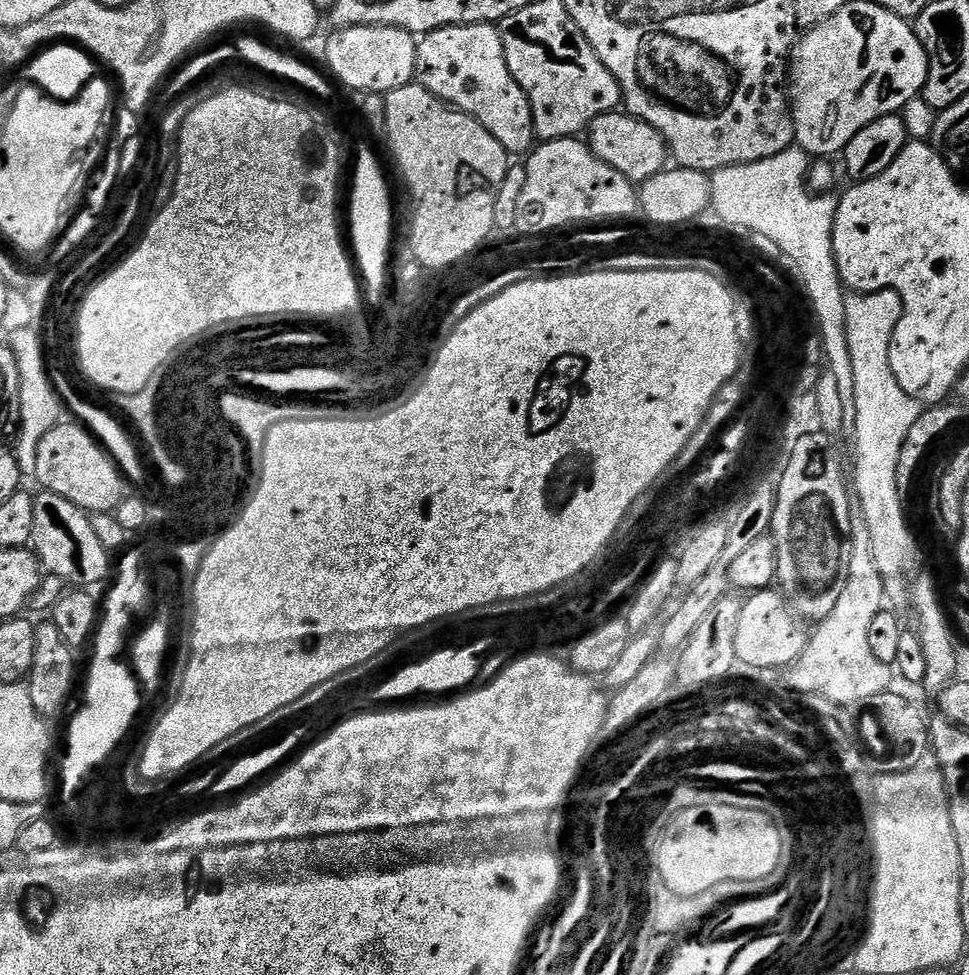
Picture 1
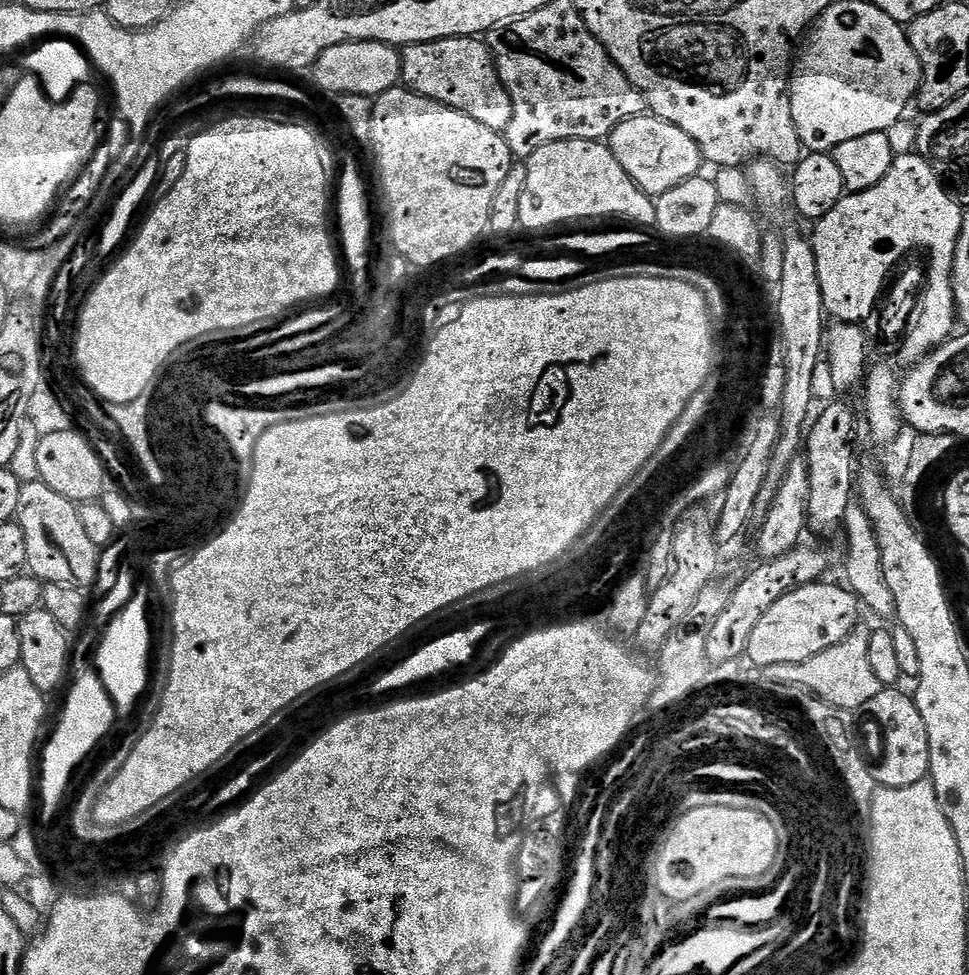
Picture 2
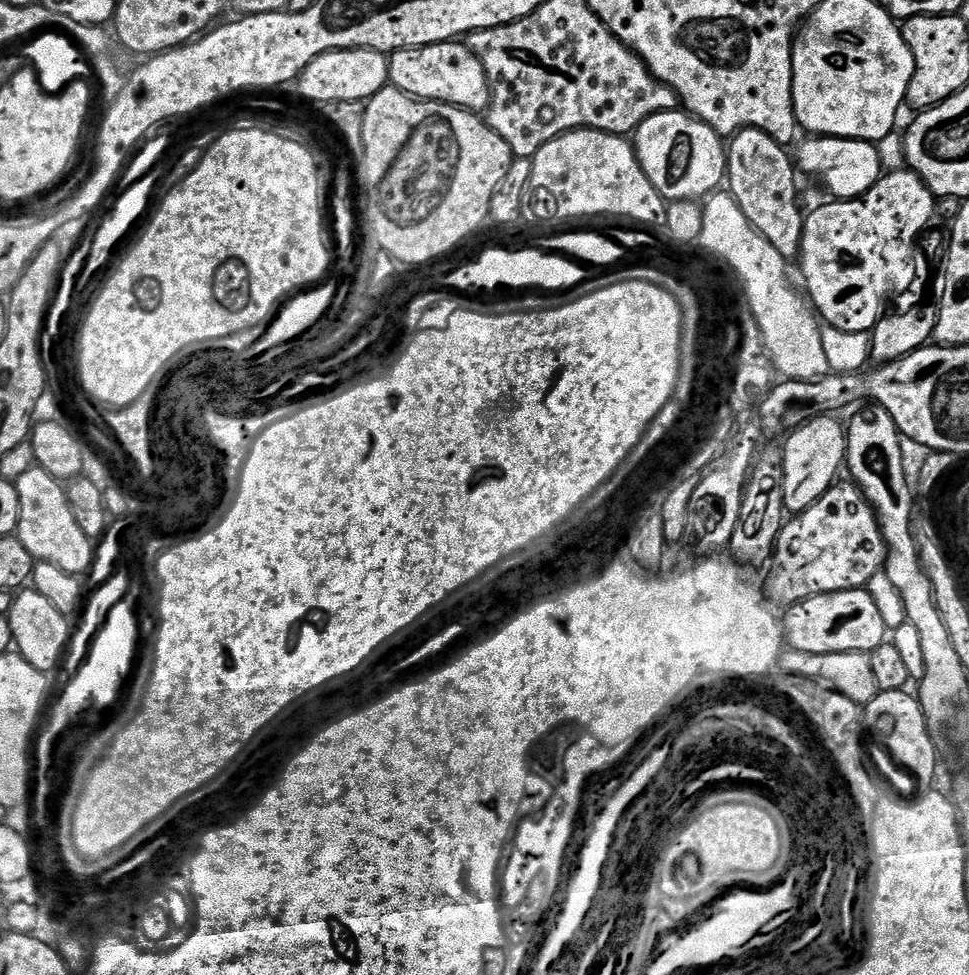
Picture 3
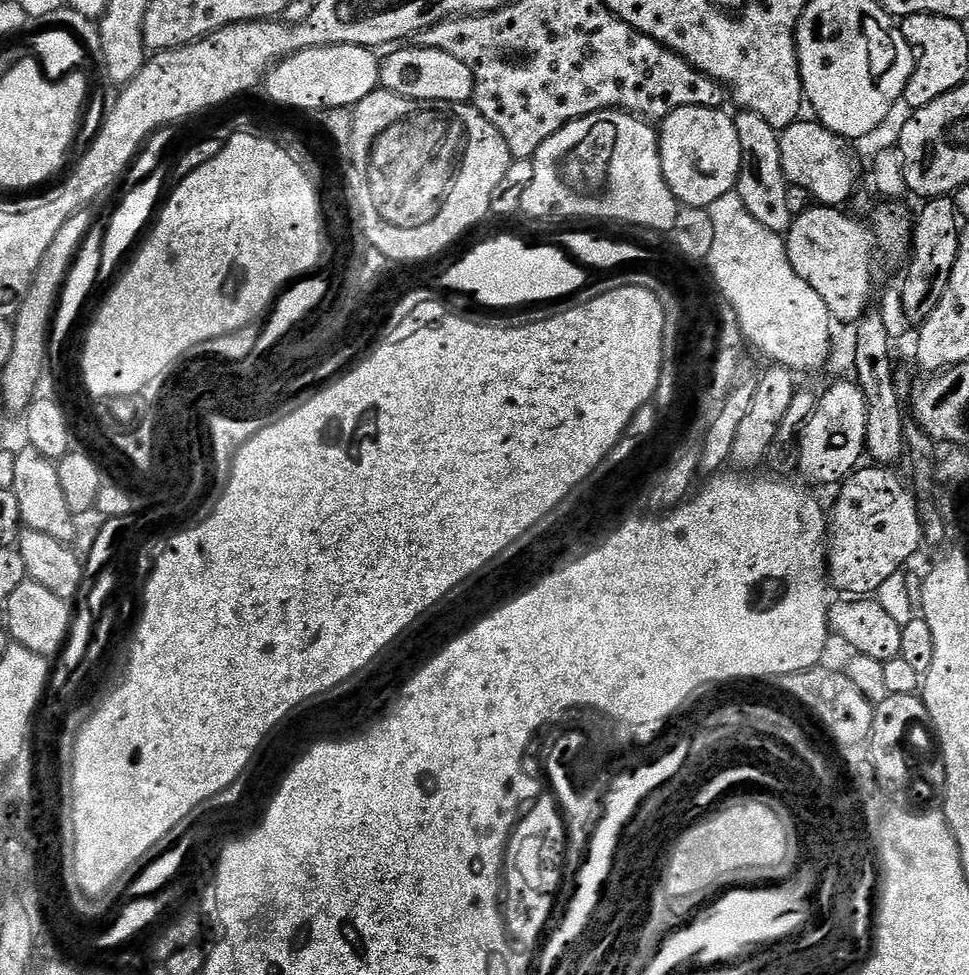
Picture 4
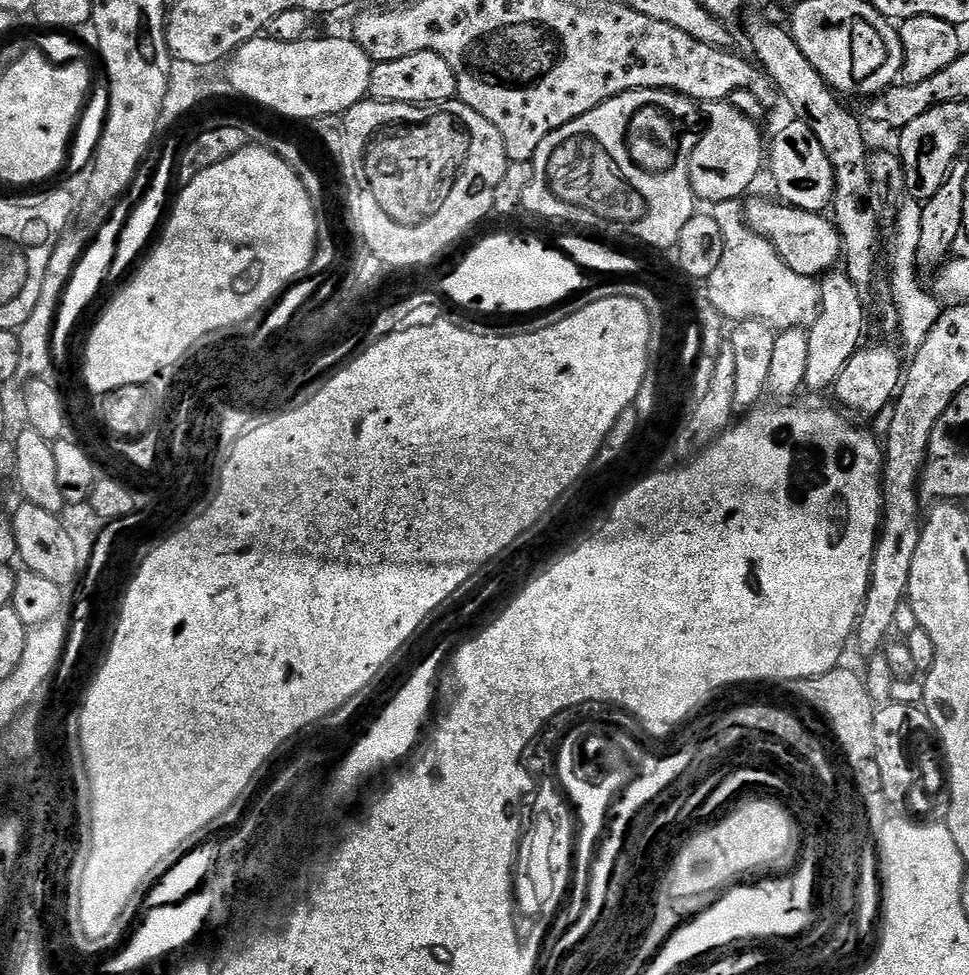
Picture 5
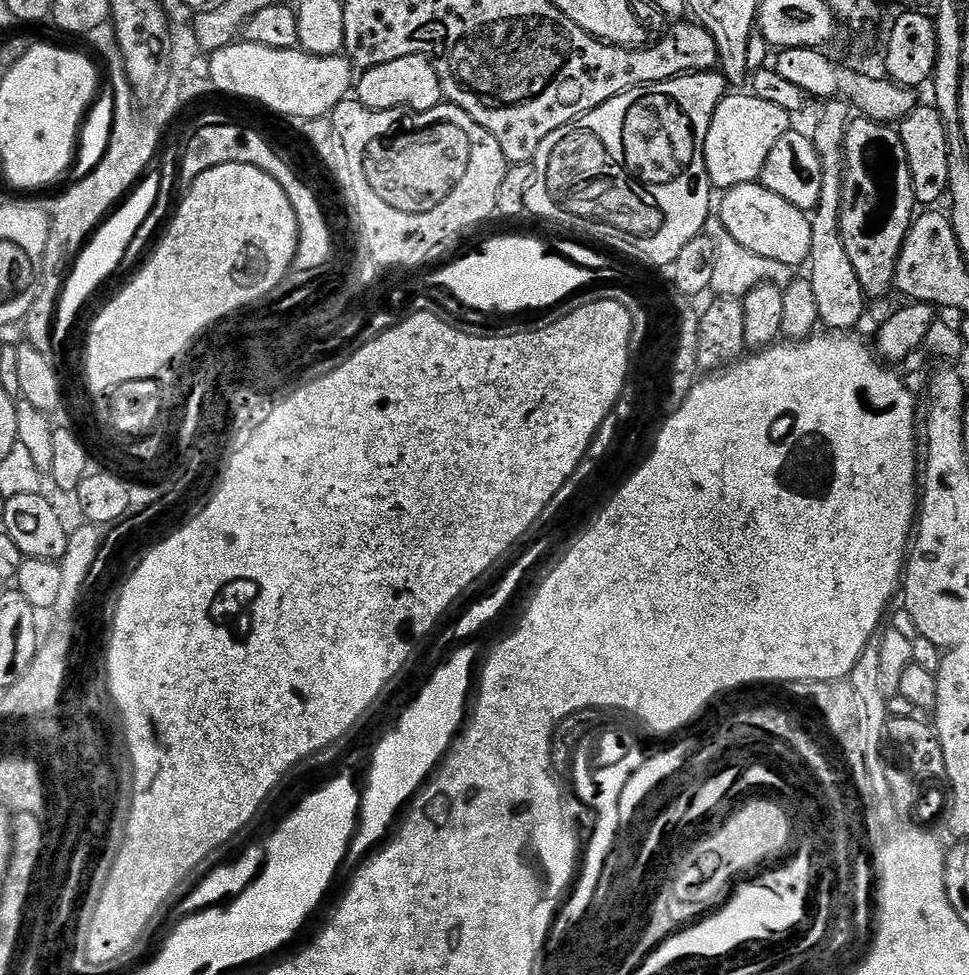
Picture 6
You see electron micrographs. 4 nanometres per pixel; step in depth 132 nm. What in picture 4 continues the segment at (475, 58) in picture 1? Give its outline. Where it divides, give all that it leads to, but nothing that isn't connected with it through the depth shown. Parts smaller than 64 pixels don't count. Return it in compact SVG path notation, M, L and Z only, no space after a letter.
M400 46L392 52L388 57L380 60L380 87L385 88L387 92L398 94L402 98L410 98L411 100L421 100L422 102L450 102L451 104L466 104L472 99L472 91L474 90L474 78L470 74L470 69L462 62L458 62L458 58L454 58L454 54L446 54L442 50L434 50L433 48L422 48L413 46L413 48L404 48L408 46Z

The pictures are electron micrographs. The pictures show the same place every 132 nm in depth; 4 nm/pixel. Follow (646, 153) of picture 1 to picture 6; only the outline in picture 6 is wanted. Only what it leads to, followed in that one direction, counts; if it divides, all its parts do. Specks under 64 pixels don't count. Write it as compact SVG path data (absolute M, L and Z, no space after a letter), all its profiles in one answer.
M744 94L725 95L718 110L714 110L714 118L706 134L706 170L712 179L712 187L716 190L757 183L770 150L774 150L774 142L778 142L778 138L785 136L793 127L793 117L782 110L782 106L774 106L774 102L766 102L754 94L740 95Z

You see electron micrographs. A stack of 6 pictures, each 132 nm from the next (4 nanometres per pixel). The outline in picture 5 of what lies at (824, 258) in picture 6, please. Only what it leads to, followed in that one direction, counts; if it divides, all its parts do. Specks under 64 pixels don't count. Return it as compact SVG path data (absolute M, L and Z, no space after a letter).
M833 270L819 281L820 312L816 321L807 329L810 342L810 359L806 365L804 388L813 393L823 393L823 388L831 389L836 379L842 374L846 362L850 362L853 354L860 351L864 336L864 304L865 301L854 290L854 282L850 282L848 273Z

